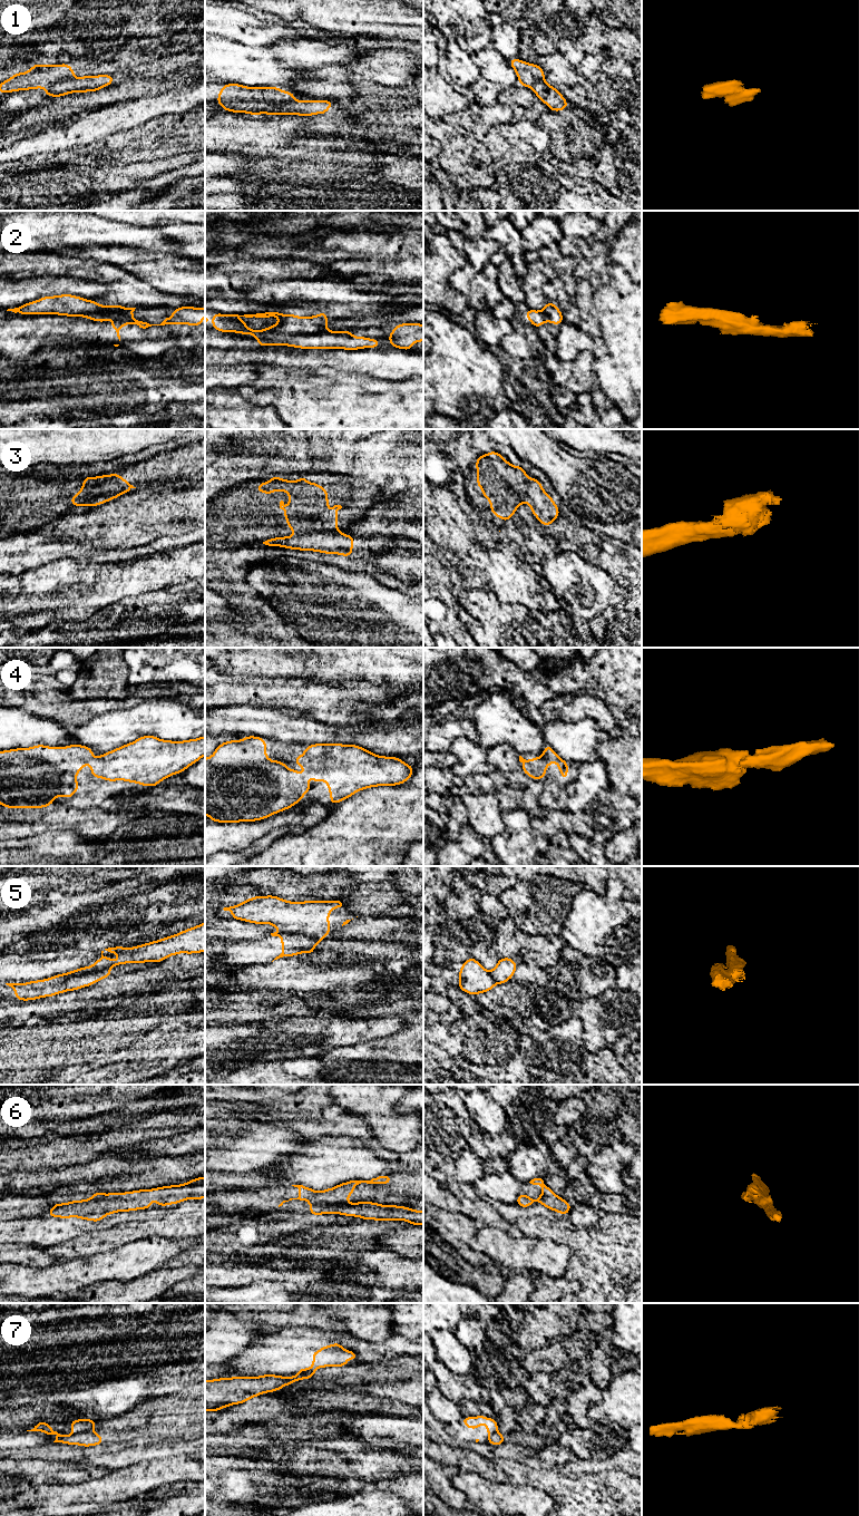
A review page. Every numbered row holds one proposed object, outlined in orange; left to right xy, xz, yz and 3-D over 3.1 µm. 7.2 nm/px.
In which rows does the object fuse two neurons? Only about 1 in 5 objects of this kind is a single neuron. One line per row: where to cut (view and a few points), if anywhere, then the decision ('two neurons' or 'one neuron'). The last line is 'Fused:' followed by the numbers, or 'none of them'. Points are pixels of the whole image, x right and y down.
1: xy (74, 77), (60, 79), (47, 88) | two neurons
2: xz (328, 330), (296, 336), (254, 334) | two neurons
3: xy (110, 475), (94, 489), (95, 503), (93, 505) | two neurons
4: no cut | one neuron
5: xy (108, 968), (101, 971), (71, 974), (62, 980), (50, 979) | two neurons
6: no cut | one neuron
7: xz (313, 1370), (300, 1372), (291, 1377) | two neurons
Fused: 1, 2, 3, 5, 7

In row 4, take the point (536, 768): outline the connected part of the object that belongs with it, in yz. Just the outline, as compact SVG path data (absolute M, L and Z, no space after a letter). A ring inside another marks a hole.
M546 745L541 757L535 757L529 761L519 756L519 761L523 764L523 771L527 776L530 776L534 780L540 780L546 776L546 768L557 762L557 767L560 770L560 778L568 778L568 761L563 760L549 746Z

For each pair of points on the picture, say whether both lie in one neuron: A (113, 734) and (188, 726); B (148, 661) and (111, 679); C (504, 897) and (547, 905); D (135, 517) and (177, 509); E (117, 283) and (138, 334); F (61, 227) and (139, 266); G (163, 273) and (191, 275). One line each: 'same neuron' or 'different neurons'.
A: same neuron
B: different neurons
C: same neuron
D: same neuron
E: different neurons
F: different neurons
G: same neuron

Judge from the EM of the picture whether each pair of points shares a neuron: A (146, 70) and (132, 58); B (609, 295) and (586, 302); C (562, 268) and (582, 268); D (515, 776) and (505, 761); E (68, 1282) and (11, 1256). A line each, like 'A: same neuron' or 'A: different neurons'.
A: different neurons
B: different neurons
C: different neurons
D: same neuron
E: different neurons

